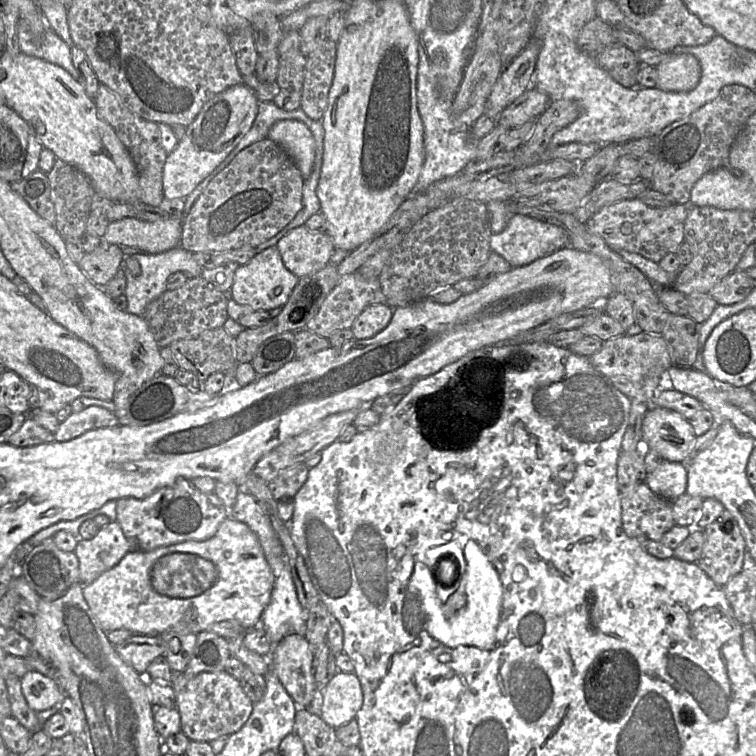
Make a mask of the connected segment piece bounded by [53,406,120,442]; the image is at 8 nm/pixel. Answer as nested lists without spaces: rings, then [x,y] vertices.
[[[89,406],[69,415],[59,424],[53,436],[56,442],[66,442],[87,431],[110,426],[120,426],[115,414],[99,406]]]

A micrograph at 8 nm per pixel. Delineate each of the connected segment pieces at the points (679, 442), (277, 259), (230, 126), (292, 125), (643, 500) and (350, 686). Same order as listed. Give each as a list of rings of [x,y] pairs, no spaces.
[[[651,407],[642,422],[642,441],[663,460],[683,462],[693,448],[696,436],[689,420],[662,407]]]
[[[276,245],[255,254],[247,263],[240,265],[234,274],[230,288],[231,299],[255,311],[281,308],[288,300],[299,278],[284,265]]]
[[[245,84],[233,85],[204,104],[176,148],[168,154],[163,169],[164,198],[185,199],[238,145],[257,116],[259,100]]]
[[[285,119],[275,122],[267,138],[282,146],[290,155],[304,179],[312,173],[315,160],[315,139],[301,121]]]
[[[646,484],[637,485],[621,497],[621,521],[625,534],[630,538],[645,535],[651,541],[662,536],[676,525],[672,501],[656,495]]]
[[[337,671],[320,694],[322,696],[320,717],[333,728],[356,719],[363,704],[361,683],[354,672]]]

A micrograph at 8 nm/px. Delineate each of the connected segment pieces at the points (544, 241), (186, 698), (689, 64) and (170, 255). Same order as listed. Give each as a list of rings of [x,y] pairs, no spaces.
[[[515,214],[500,233],[493,233],[490,249],[501,255],[511,266],[517,267],[550,254],[570,243],[567,232],[560,226],[527,215]]]
[[[226,671],[201,672],[195,675],[174,673],[171,686],[176,696],[180,714],[181,732],[190,741],[210,742],[237,732],[247,721],[253,703],[243,691],[239,680]]]
[[[668,54],[657,66],[657,85],[668,92],[693,90],[701,78],[701,66],[691,54]]]
[[[175,247],[166,252],[157,254],[137,252],[128,256],[131,255],[139,262],[141,273],[138,276],[134,276],[128,267],[123,265],[126,278],[124,295],[127,298],[126,312],[138,316],[142,316],[147,305],[167,290],[167,279],[171,274],[183,272],[189,279],[191,279],[201,276],[201,272],[203,270],[203,268],[196,261],[194,253],[181,247]]]

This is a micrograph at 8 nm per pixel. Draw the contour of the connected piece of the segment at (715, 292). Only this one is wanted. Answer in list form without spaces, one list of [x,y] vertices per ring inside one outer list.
[[[734,270],[718,282],[709,294],[720,305],[732,305],[743,301],[753,289],[746,271]]]

